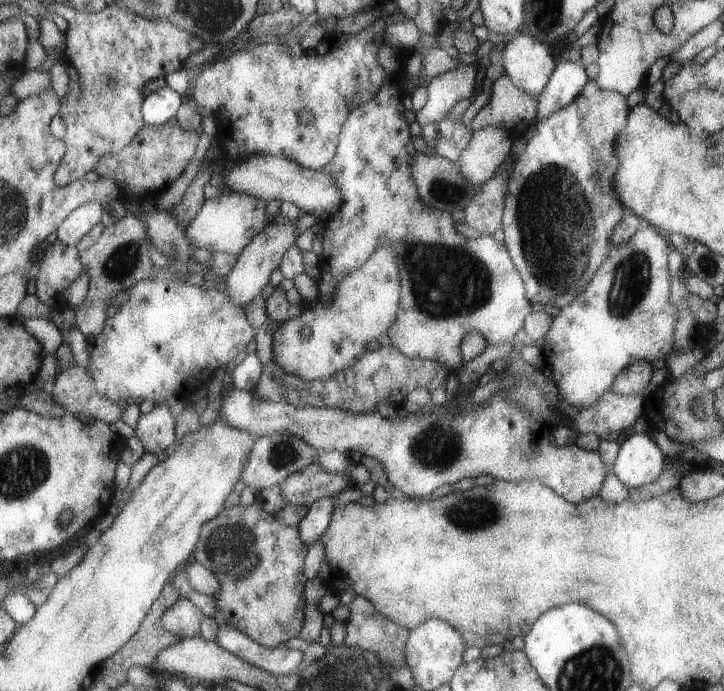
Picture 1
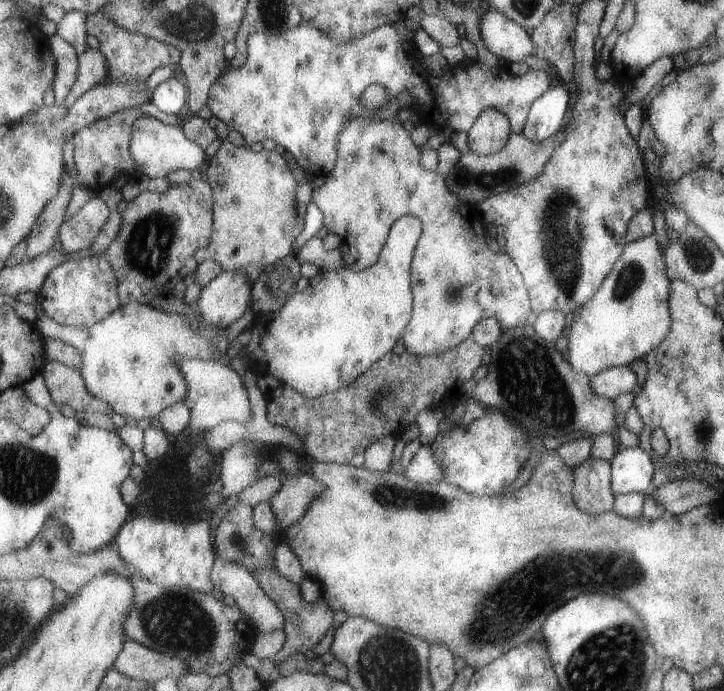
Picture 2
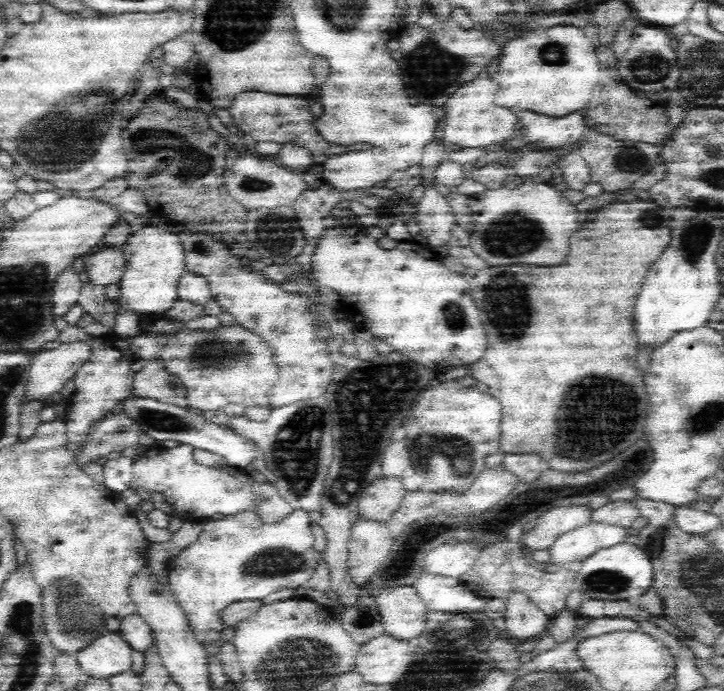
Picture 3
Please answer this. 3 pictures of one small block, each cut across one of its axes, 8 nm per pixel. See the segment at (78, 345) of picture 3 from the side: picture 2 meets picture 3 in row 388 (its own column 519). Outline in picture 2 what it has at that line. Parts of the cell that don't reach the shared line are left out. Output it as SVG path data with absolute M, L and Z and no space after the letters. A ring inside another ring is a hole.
M487 10L479 17L479 34L483 45L495 55L501 67L523 62L526 56L533 56L529 32L507 20L497 10Z

